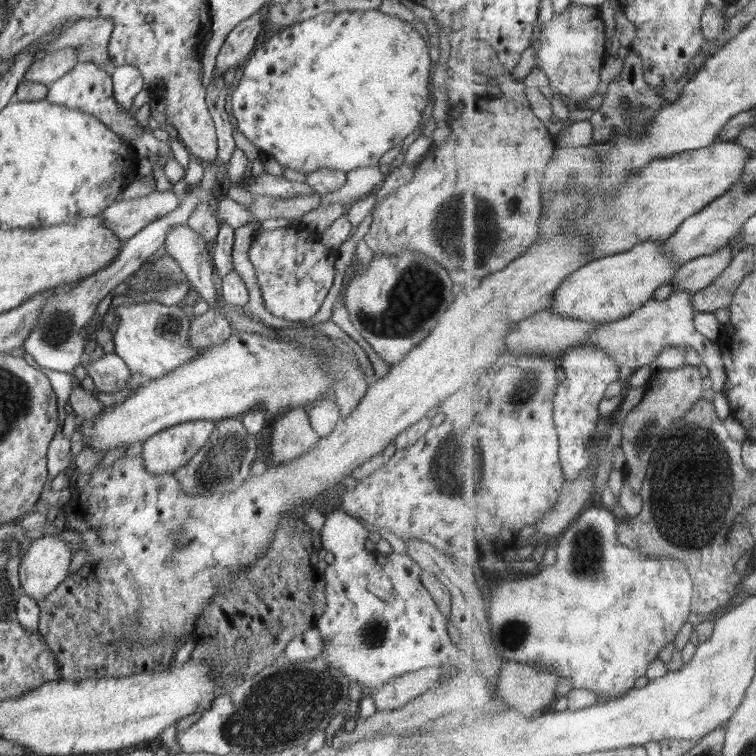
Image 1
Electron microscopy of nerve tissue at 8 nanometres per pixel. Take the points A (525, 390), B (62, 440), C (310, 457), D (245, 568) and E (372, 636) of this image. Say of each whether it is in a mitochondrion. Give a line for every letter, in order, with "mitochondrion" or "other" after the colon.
A: mitochondrion
B: other
C: other
D: other
E: mitochondrion

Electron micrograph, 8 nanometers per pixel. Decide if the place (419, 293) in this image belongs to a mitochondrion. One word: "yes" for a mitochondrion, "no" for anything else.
yes

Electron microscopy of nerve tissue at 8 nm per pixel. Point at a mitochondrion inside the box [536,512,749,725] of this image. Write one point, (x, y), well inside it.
(586, 553)

